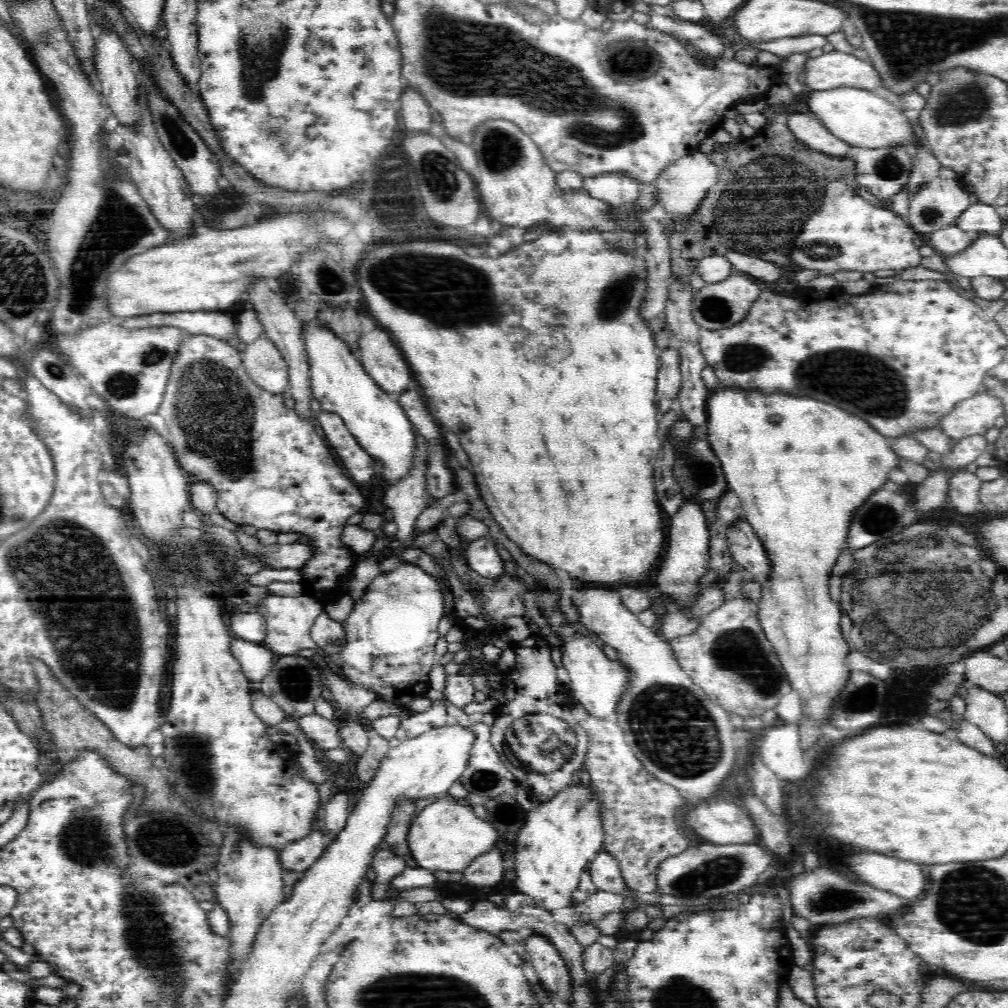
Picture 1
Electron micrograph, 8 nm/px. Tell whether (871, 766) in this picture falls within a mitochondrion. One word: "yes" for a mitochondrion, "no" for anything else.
no

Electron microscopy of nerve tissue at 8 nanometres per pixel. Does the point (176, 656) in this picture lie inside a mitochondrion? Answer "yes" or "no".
no

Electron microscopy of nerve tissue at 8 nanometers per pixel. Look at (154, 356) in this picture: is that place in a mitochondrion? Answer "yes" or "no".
yes

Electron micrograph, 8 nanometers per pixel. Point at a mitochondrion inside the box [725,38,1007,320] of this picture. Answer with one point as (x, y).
(969, 101)

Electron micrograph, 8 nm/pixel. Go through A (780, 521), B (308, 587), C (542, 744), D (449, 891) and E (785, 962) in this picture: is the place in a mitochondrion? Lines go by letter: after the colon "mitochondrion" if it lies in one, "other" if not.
A: other
B: other
C: mitochondrion
D: other
E: other

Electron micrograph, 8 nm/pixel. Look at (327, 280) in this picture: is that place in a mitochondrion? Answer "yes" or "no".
yes

